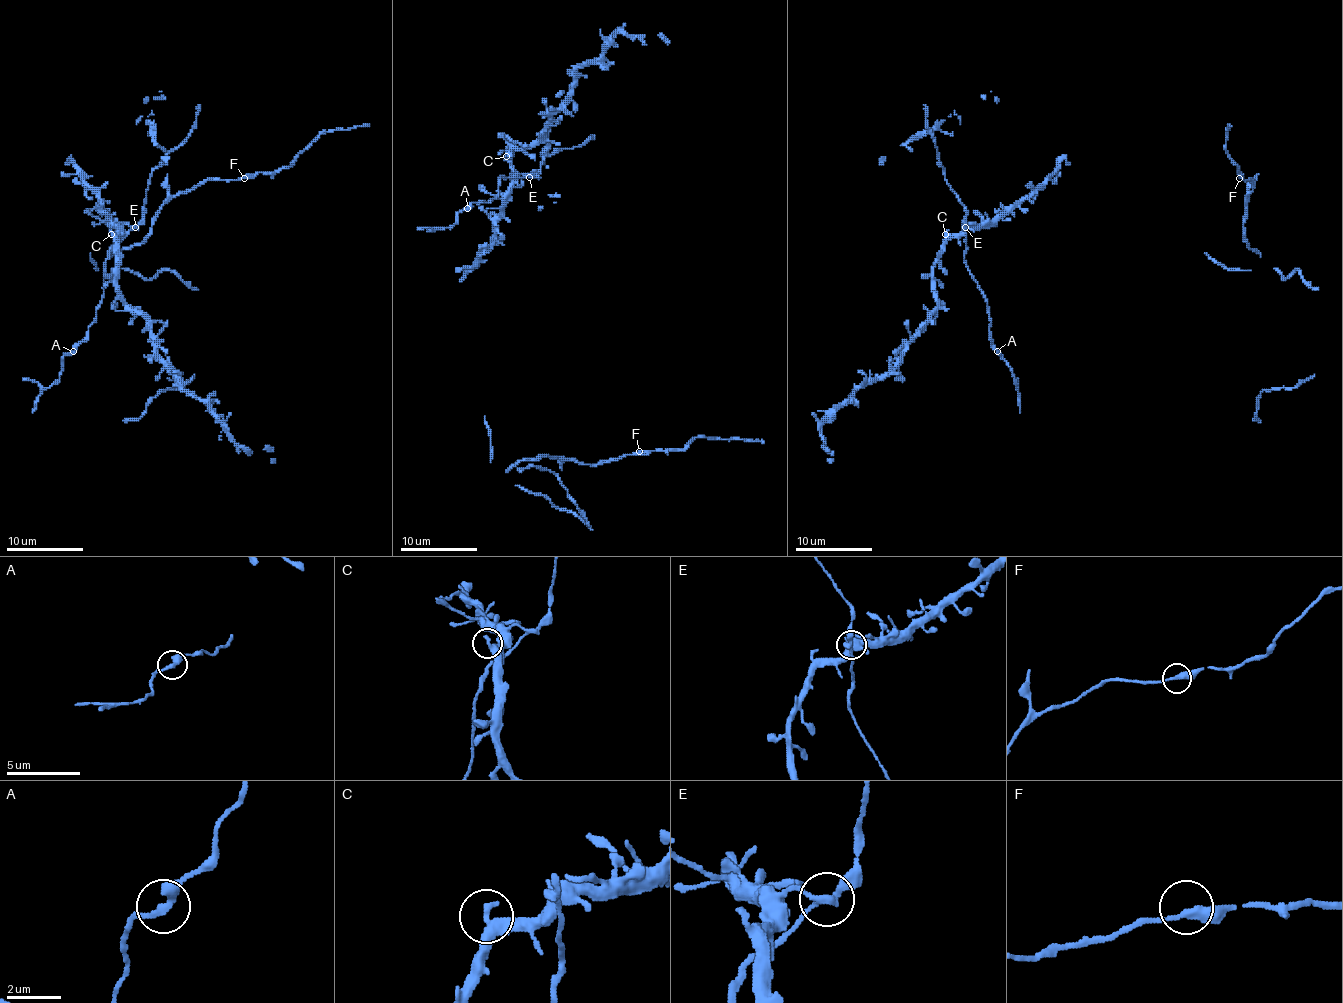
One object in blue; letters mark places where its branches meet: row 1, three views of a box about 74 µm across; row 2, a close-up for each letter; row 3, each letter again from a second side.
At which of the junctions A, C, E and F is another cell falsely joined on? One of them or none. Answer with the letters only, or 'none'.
none

